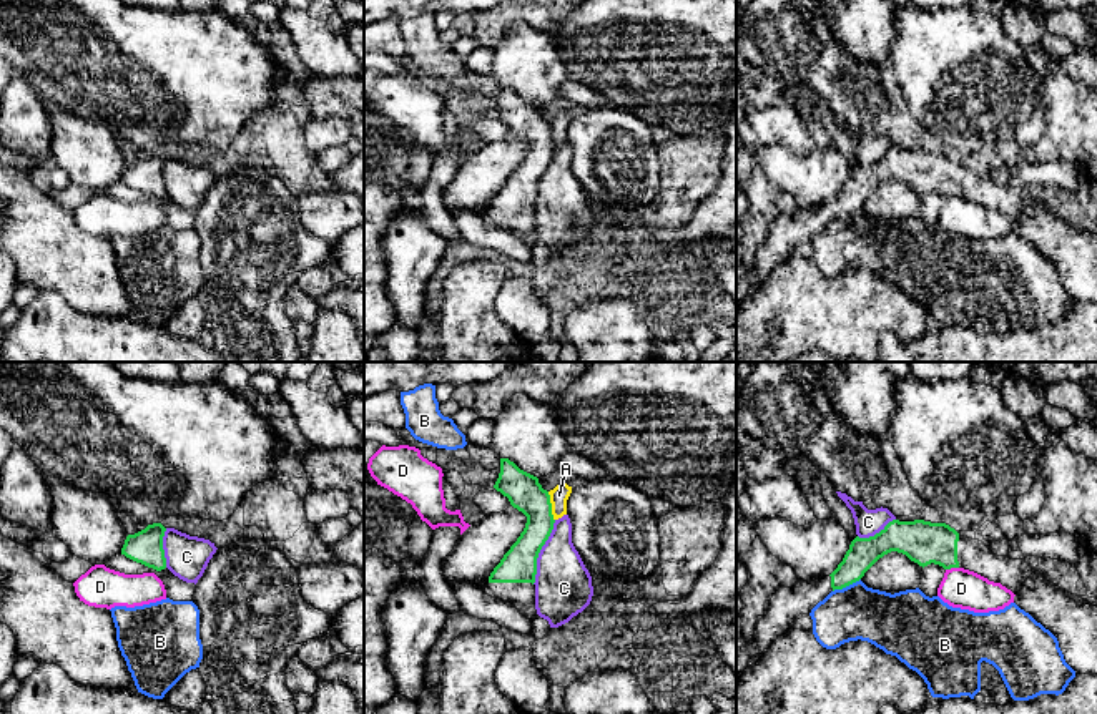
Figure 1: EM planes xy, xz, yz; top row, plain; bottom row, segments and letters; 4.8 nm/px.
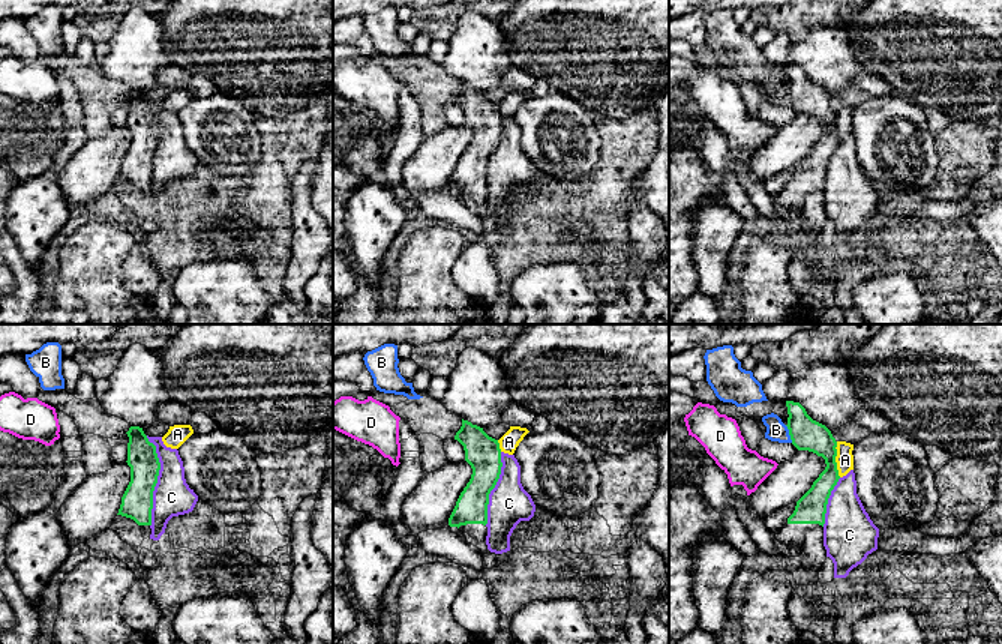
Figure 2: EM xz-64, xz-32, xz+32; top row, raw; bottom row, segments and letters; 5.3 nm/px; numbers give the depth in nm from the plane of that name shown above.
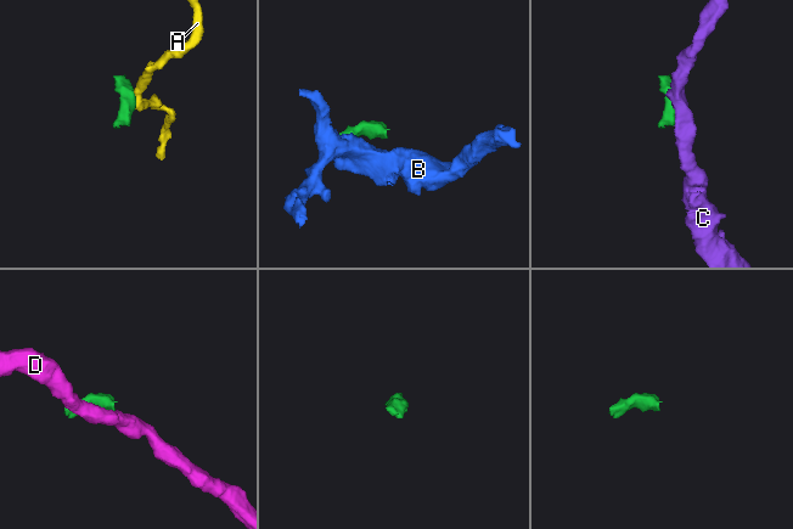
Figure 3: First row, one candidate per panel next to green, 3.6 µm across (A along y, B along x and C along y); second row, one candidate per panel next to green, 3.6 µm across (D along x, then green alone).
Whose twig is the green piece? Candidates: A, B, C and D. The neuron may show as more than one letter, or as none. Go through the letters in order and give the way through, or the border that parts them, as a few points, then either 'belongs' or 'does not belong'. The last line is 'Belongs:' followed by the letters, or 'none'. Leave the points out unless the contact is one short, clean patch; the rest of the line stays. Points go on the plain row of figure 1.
A: border along xz (547, 120), (554, 148); does not belong
B: border along yz (860, 206), (833, 220); does not belong
C: does not belong
D: does not belong
Belongs: none

